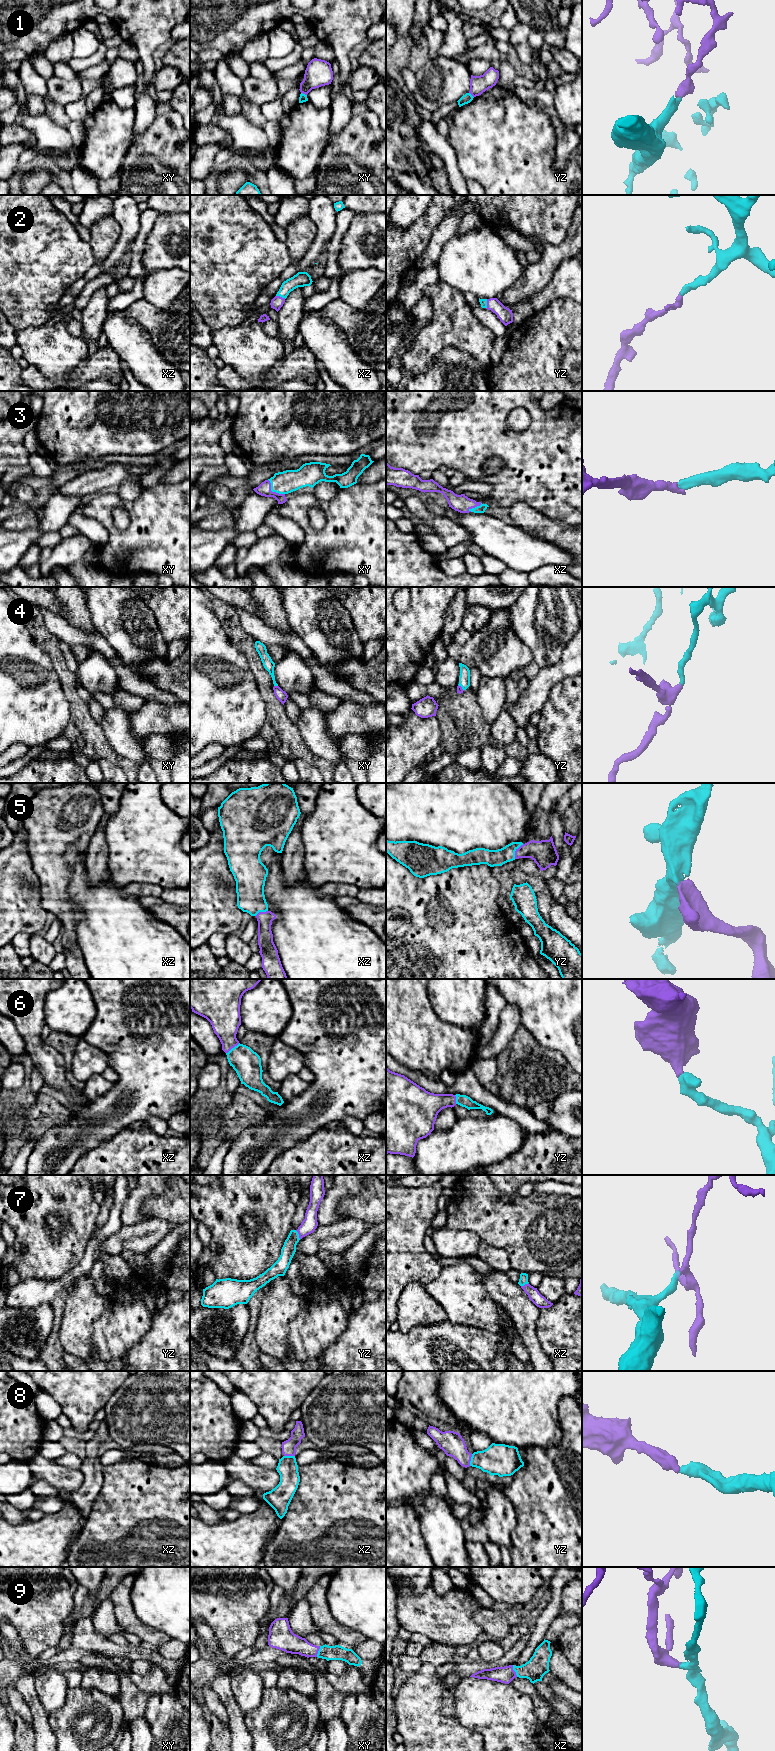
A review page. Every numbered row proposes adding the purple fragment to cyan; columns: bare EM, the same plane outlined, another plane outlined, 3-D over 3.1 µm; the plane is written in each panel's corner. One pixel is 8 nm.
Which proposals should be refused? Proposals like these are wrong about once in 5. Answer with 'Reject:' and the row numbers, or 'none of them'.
Reject: 1

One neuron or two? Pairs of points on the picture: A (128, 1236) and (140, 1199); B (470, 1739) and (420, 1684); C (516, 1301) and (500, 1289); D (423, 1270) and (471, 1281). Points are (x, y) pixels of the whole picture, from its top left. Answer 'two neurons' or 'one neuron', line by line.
A: two neurons
B: one neuron
C: one neuron
D: two neurons

